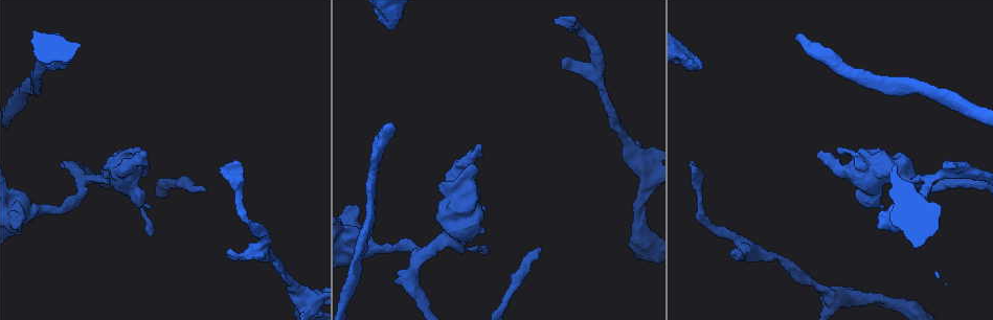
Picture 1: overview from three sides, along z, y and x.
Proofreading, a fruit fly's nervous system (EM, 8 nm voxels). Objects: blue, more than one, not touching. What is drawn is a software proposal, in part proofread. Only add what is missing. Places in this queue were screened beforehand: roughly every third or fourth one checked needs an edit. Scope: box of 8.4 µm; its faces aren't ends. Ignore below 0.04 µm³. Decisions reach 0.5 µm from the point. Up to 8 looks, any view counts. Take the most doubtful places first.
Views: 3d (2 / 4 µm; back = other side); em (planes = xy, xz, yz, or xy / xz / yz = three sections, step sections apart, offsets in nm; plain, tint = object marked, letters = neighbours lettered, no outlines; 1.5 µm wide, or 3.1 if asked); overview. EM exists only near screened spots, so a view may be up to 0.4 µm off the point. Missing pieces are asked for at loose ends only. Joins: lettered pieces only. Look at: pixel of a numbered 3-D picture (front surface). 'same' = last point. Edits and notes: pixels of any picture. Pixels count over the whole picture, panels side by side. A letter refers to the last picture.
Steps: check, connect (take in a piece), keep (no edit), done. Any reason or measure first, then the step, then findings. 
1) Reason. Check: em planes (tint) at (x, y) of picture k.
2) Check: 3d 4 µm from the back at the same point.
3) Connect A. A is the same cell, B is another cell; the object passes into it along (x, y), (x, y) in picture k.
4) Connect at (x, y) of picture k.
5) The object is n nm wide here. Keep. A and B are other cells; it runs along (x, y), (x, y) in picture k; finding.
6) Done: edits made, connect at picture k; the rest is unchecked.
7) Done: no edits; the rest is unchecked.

Long arm stops here. Check: 3d 2 µm at (689, 163) of picture 1.

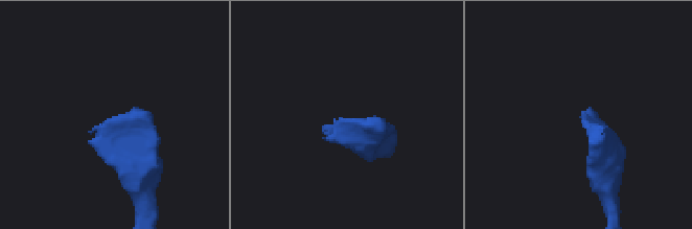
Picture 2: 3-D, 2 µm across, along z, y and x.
Check: em planes (letters) at (368, 117) of picture 2.

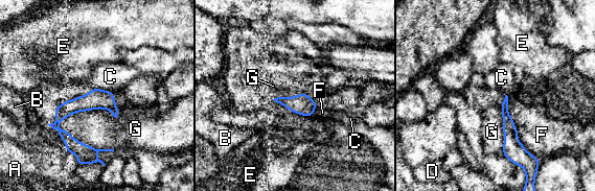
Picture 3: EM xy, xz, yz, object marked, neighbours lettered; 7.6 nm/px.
Keep. A, B, C, D, E, F and G are other cells; no lettered piece goes on from it.

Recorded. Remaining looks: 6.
Stops while still wide. Check: 3d 2 µm at (54, 70) of picture 1.

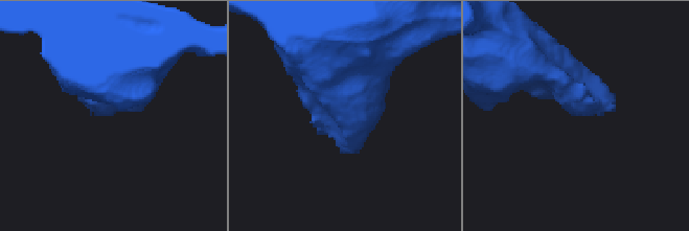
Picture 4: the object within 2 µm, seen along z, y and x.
Now the EM. Check: em xz step 8 (letters) at (112, 114) of picture 4.

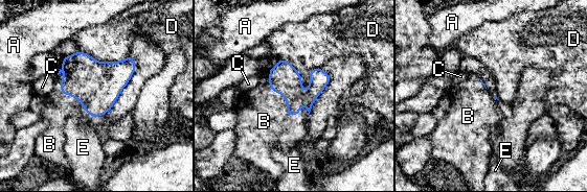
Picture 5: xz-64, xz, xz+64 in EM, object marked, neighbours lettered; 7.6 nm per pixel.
Check: em planes (letters) at the same point.

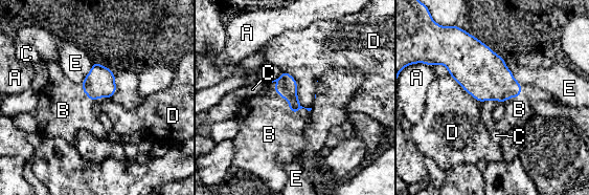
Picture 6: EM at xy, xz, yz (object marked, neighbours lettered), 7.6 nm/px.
Connect B. B is the same cell, A, C, D and E are other cells; the neuron continues.

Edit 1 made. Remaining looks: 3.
See it whole again. Check: overview.

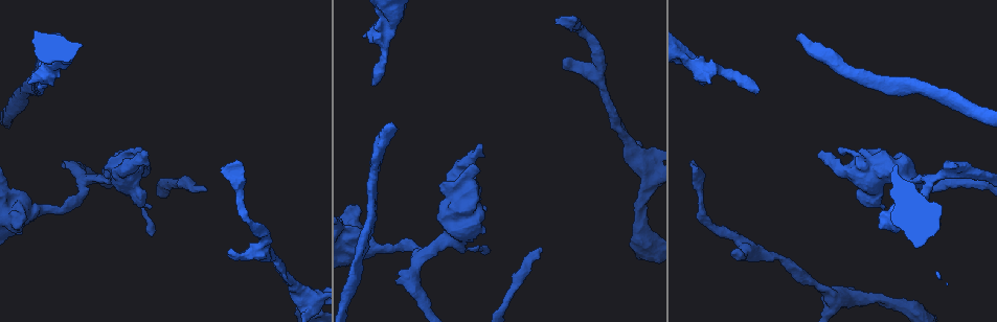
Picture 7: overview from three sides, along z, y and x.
Branch stops here. Check: em planes (letters) at (759, 92) of picture 7.

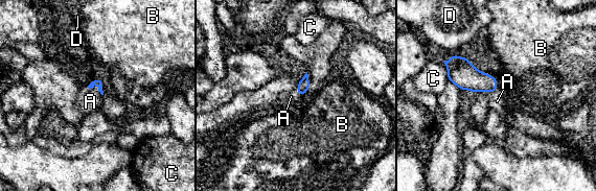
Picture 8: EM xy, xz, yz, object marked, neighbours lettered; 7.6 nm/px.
Connect A. A is the same cell, B, C and D are other cells; the object passes into it along (98, 82), (97, 85), (90, 101) in picture 8; the neuron continues.

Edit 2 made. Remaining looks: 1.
Done: edits made, connect at picture 6, connect at picture 8; the rest is unchecked.

